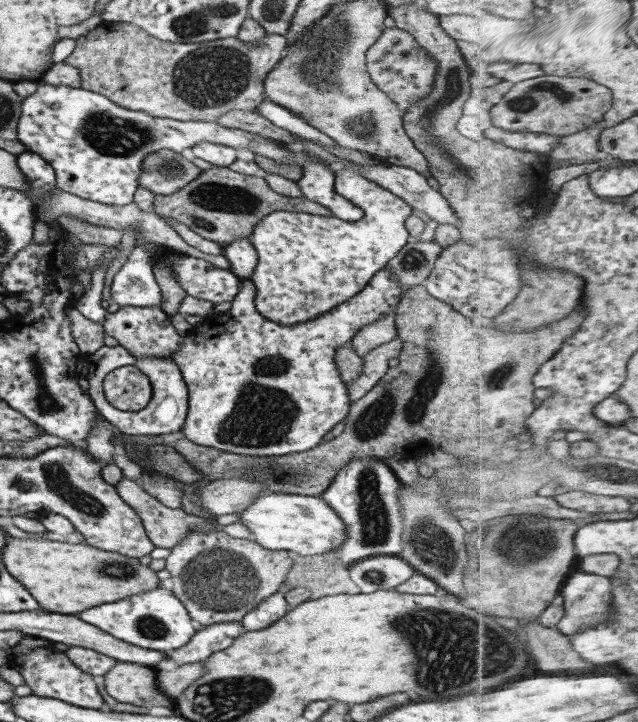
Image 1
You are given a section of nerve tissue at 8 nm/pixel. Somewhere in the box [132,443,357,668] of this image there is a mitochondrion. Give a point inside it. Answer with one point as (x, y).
(216, 580)

